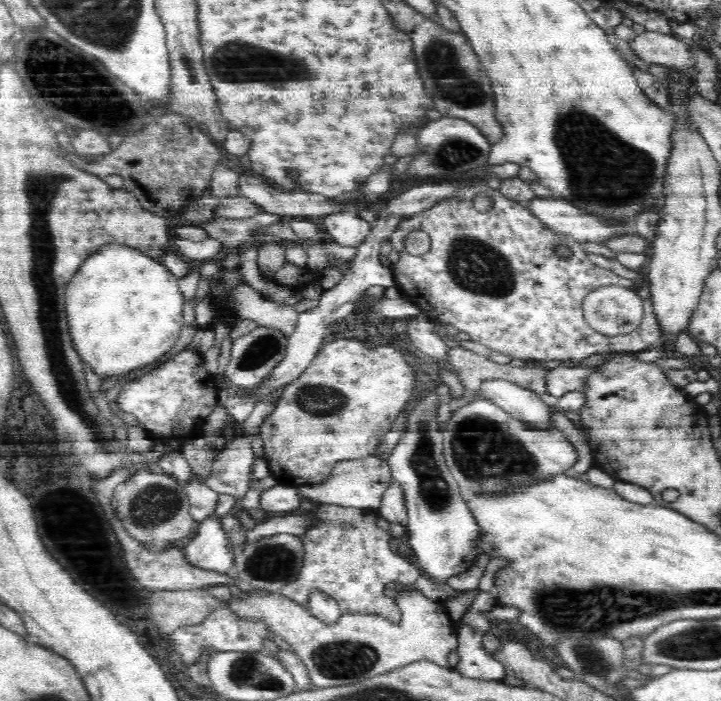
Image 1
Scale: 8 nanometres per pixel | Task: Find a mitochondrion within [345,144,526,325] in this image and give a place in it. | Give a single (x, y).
(477, 267)

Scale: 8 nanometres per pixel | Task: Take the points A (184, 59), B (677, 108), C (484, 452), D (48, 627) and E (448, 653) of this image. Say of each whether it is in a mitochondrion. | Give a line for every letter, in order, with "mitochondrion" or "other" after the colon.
A: mitochondrion
B: other
C: mitochondrion
D: other
E: other

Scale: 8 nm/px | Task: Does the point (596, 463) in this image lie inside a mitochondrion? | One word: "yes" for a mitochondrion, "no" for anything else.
no

